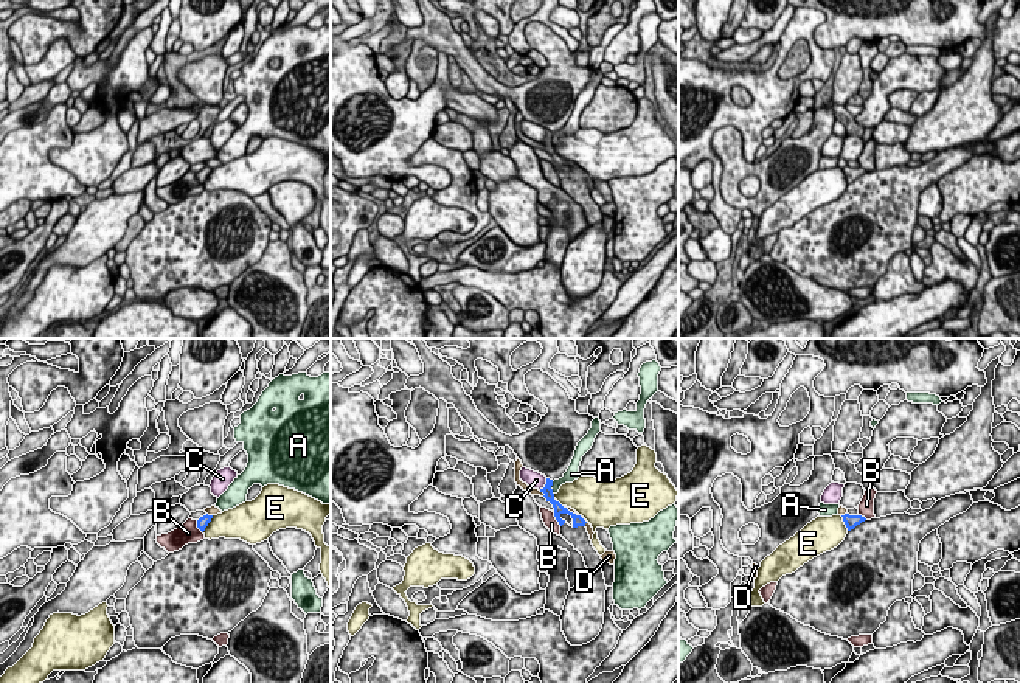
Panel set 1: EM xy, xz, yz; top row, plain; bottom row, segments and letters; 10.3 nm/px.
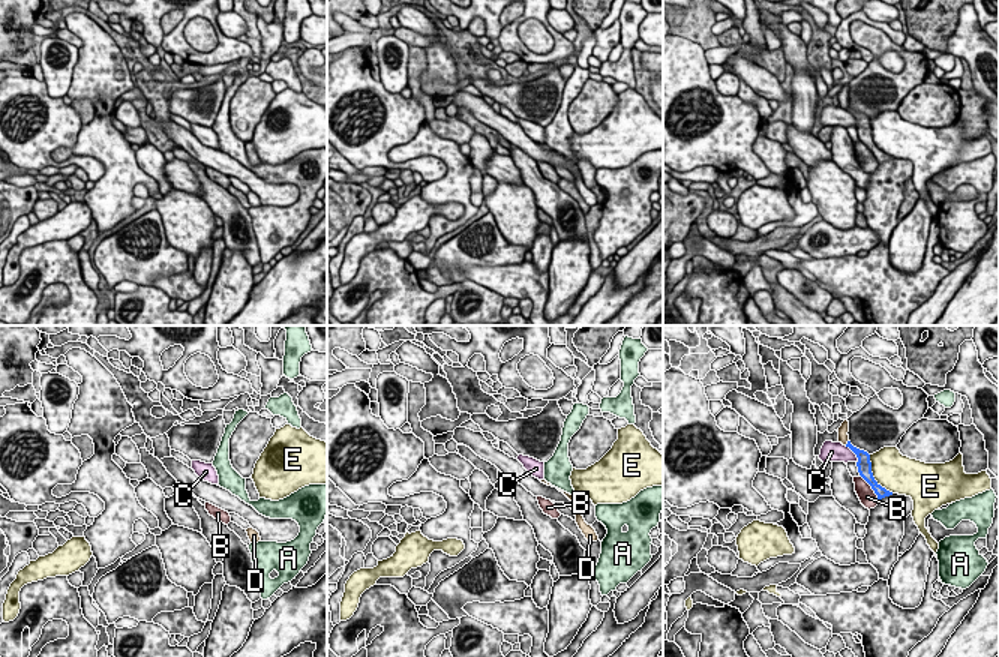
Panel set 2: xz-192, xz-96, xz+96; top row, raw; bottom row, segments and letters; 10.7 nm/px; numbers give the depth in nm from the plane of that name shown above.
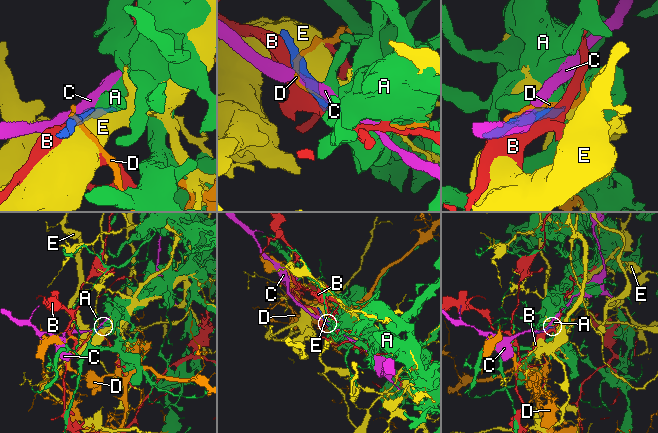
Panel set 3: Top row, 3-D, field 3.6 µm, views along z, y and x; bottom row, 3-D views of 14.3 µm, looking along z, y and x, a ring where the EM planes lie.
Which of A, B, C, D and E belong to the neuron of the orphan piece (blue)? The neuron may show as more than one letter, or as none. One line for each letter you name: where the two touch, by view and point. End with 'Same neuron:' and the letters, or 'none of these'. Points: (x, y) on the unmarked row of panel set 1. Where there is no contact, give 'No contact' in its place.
Same neuron: none of these

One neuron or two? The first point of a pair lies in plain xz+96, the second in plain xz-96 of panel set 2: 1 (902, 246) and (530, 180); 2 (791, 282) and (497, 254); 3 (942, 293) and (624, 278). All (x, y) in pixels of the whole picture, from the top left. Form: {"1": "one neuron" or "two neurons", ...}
{"1": "two neurons", "2": "two neurons", "3": "one neuron"}

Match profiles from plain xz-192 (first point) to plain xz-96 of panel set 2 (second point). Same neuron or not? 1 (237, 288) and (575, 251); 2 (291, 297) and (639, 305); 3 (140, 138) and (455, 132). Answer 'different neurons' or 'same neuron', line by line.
1: same neuron
2: different neurons
3: same neuron

